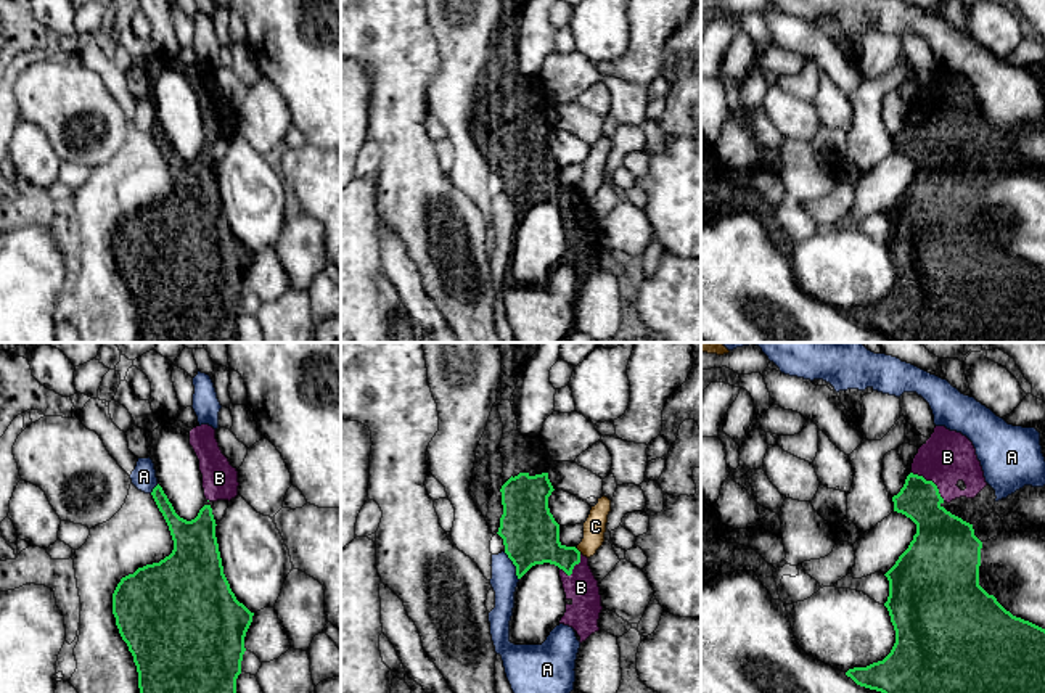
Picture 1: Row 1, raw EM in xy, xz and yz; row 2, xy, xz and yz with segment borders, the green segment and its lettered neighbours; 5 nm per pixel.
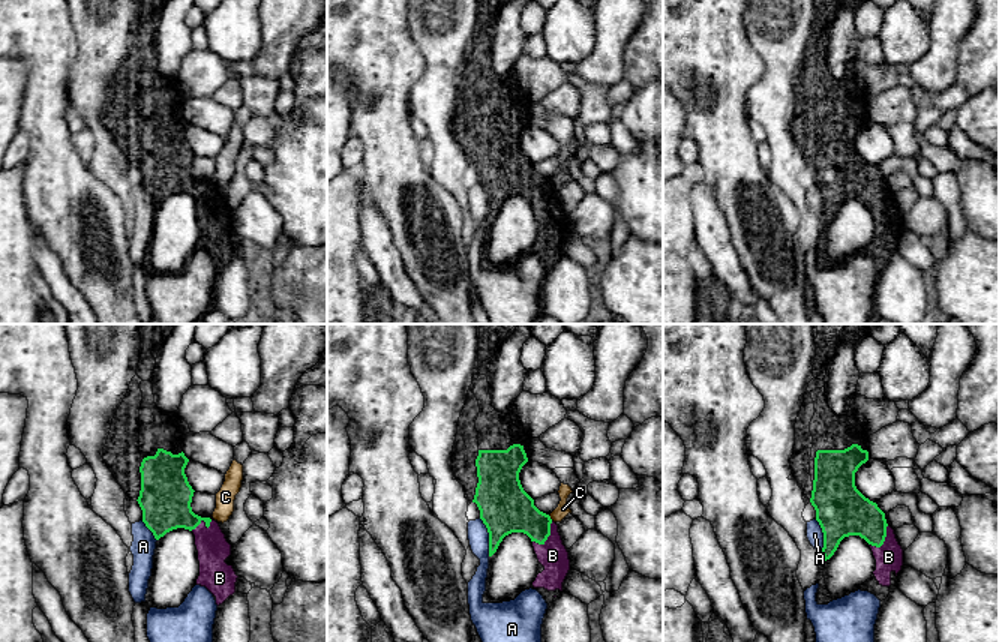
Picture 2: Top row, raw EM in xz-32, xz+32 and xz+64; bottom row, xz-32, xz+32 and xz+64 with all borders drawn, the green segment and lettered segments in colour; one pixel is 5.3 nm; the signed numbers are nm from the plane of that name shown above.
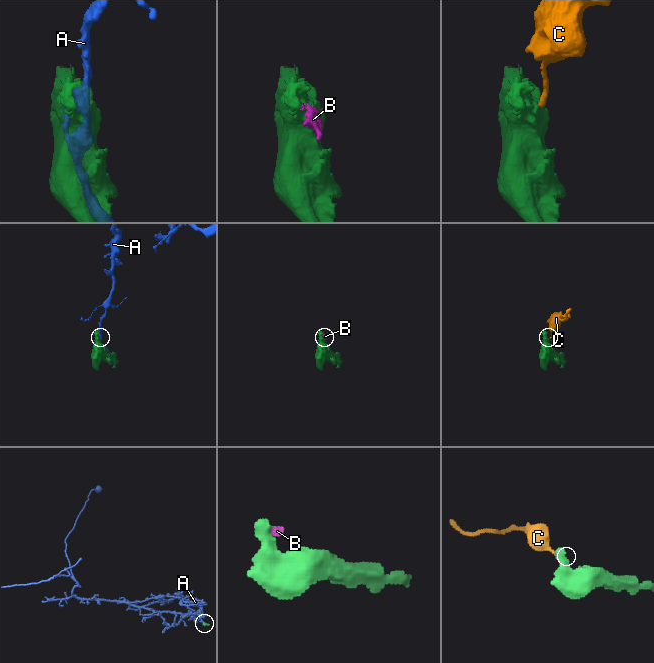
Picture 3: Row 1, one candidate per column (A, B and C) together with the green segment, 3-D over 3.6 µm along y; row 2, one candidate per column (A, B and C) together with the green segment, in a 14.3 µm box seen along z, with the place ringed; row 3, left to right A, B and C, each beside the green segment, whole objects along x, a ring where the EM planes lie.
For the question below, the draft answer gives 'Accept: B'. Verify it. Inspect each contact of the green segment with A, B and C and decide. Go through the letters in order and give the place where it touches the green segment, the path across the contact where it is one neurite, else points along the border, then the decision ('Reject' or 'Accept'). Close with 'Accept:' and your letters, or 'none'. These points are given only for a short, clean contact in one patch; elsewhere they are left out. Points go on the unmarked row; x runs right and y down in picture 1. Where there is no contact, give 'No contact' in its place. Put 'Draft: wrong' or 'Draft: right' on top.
Draft: right
A: Touches green at xz (515, 205). Reject
B: Touches green at yz (931, 121). Accept
C: Touches green at xz (577, 190). Boundary: xz (576, 188), (581, 192). Reject
Accept: B

